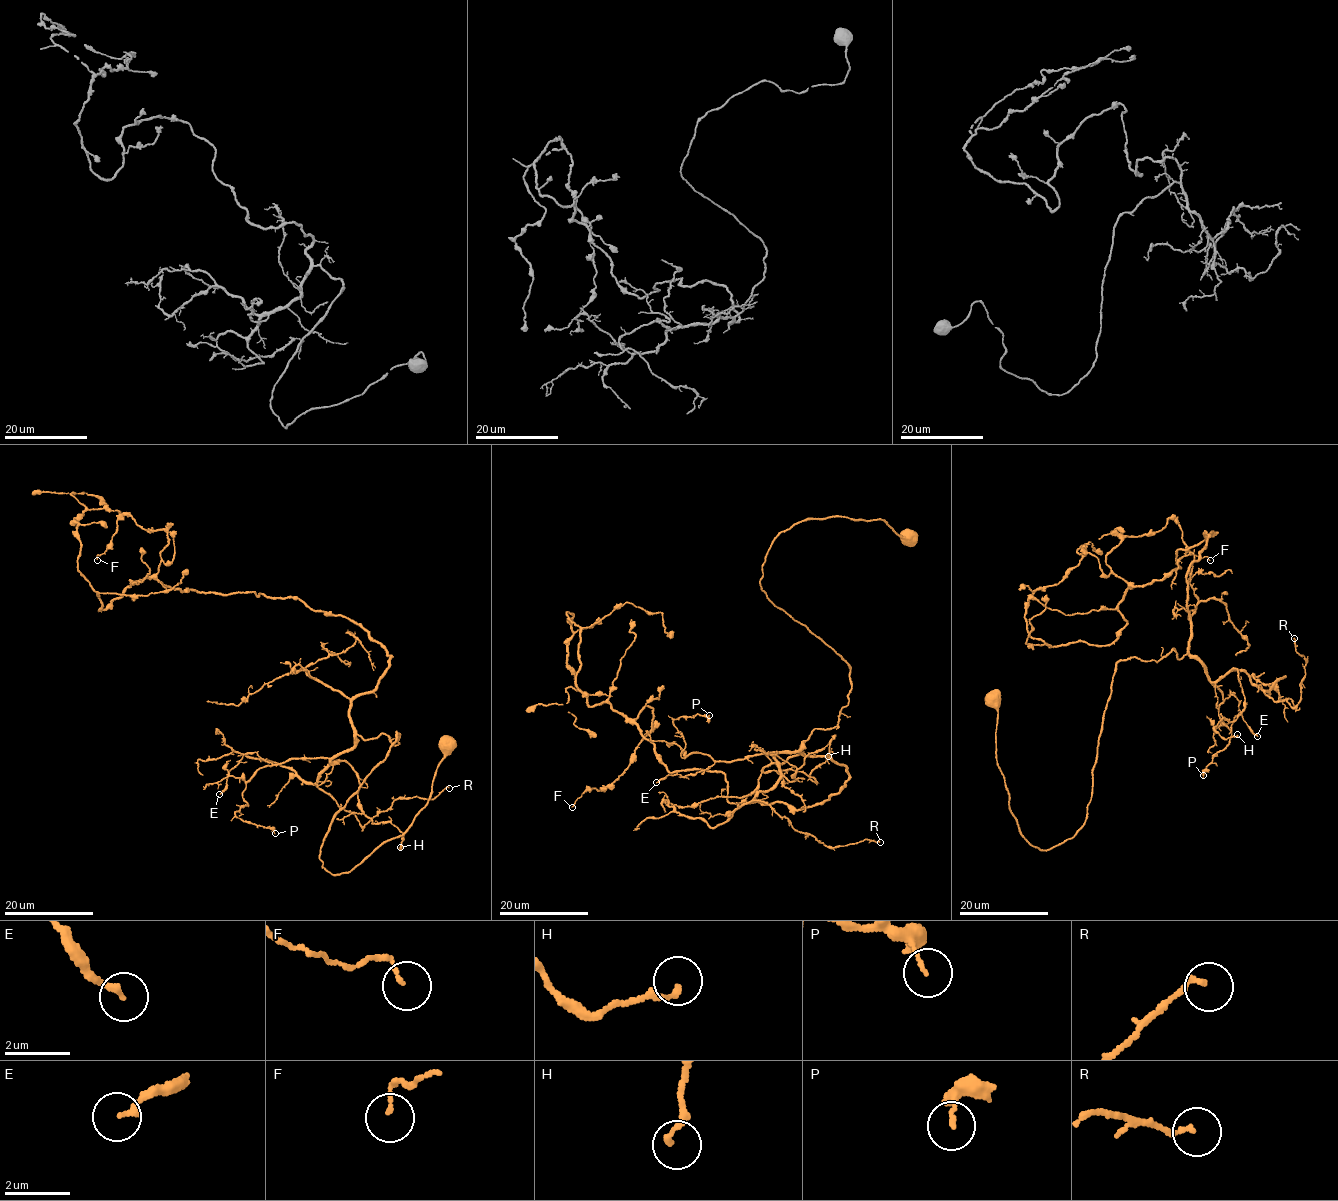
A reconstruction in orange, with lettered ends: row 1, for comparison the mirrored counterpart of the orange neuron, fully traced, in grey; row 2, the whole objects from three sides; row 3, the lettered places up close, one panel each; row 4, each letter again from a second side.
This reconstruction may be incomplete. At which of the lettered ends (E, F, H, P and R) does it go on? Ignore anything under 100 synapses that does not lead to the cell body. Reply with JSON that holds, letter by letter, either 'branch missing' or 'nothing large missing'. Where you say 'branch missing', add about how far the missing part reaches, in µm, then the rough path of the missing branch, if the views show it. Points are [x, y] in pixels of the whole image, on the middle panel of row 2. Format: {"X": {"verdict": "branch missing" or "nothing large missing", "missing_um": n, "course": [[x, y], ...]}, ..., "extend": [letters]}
{"E": {"verdict": "nothing large missing"}, "F": {"verdict": "nothing large missing"}, "H": {"verdict": "nothing large missing"}, "P": {"verdict": "nothing large missing"}, "R": {"verdict": "nothing large missing"}, "extend": []}

